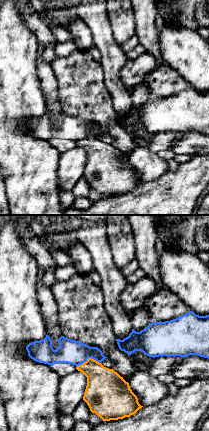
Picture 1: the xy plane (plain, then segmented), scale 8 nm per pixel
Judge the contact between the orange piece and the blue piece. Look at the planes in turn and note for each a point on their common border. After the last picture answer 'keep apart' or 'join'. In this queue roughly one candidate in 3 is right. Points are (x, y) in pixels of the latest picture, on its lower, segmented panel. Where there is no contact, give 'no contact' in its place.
contact (88, 358)

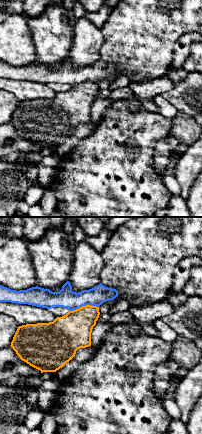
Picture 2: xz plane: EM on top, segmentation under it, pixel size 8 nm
contact (83, 306)

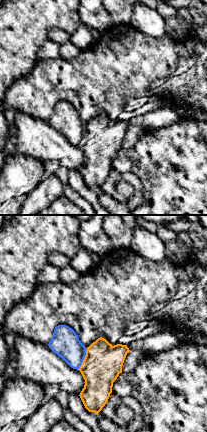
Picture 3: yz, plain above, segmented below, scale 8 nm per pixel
contact (84, 359)

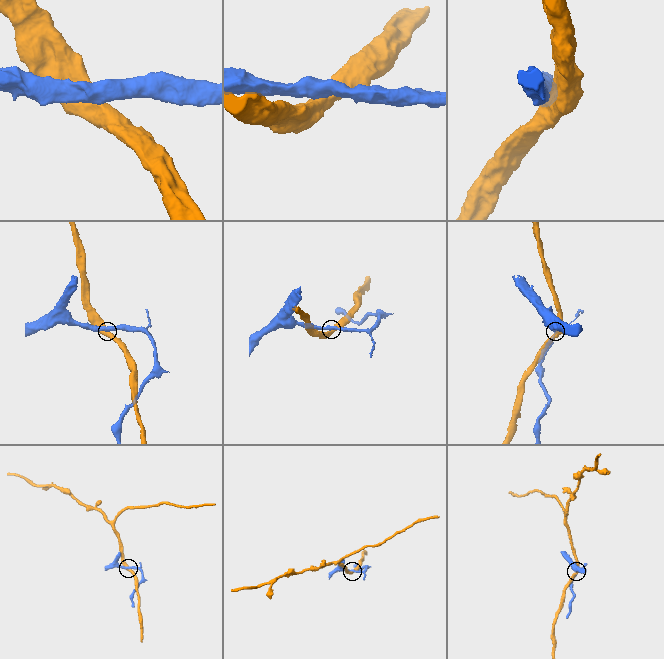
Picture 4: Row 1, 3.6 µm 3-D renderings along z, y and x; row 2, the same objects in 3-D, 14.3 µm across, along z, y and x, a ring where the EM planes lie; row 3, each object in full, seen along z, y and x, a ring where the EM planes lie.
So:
keep apart

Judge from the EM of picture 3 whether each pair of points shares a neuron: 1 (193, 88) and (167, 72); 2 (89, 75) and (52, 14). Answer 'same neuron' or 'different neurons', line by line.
1: same neuron
2: different neurons

